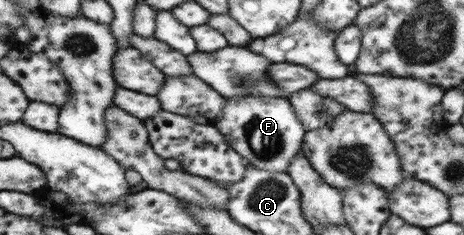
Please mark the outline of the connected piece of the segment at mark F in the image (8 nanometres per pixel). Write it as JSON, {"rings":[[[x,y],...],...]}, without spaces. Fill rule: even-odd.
{"rings":[[[243,96],[226,98],[214,126],[232,149],[257,169],[285,173],[289,162],[302,149],[306,129],[287,97]]]}

